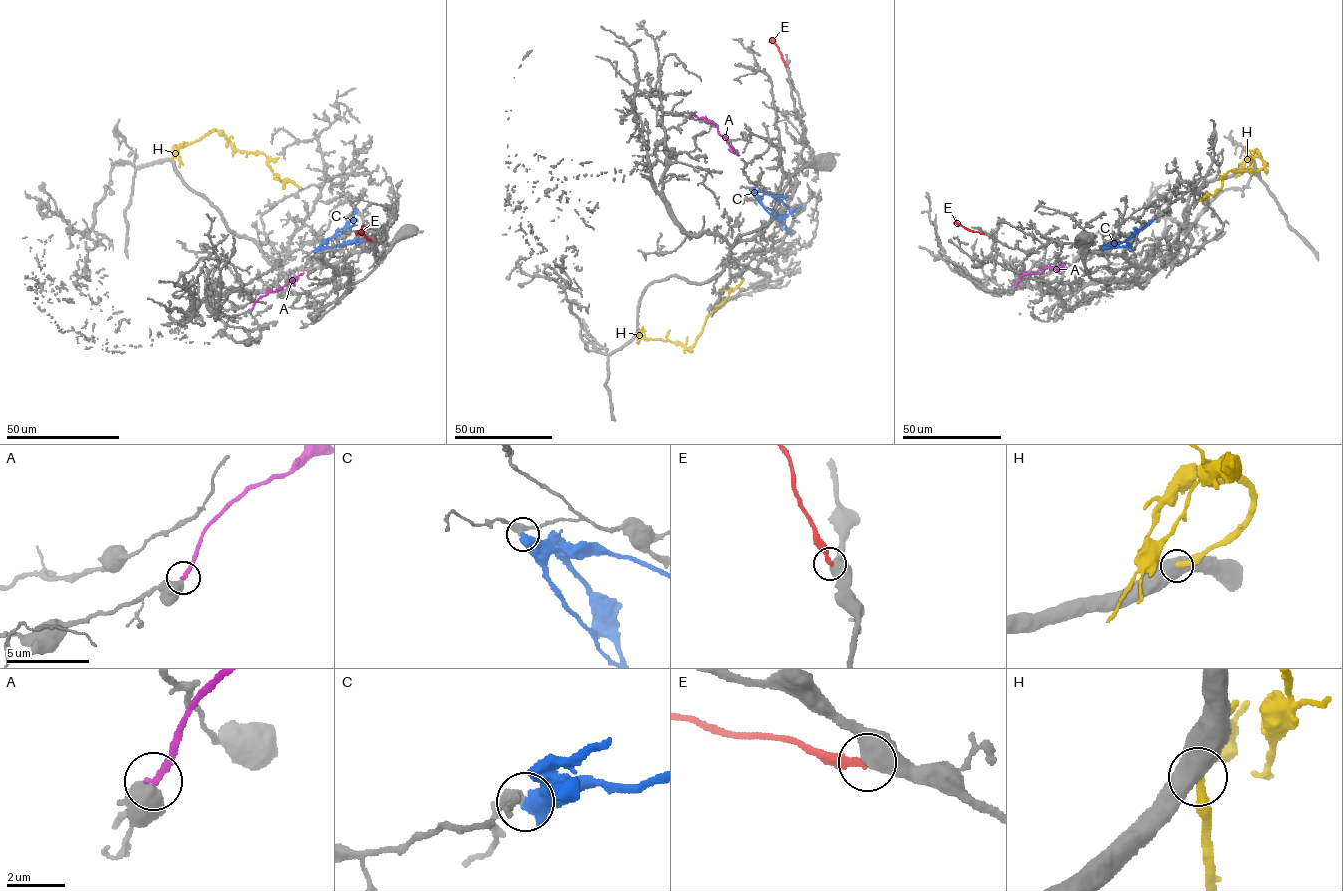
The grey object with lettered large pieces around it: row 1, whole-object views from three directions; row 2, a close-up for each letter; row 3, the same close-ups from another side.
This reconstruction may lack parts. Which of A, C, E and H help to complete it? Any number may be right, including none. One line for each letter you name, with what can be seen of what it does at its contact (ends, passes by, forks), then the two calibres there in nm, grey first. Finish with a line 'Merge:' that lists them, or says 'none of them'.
A: it ends there; 550 nm thick on the grey side, 260 nm on the other
H: it ends there; 550 nm thick on the grey side, 320 nm on the other
Merge: A, H

